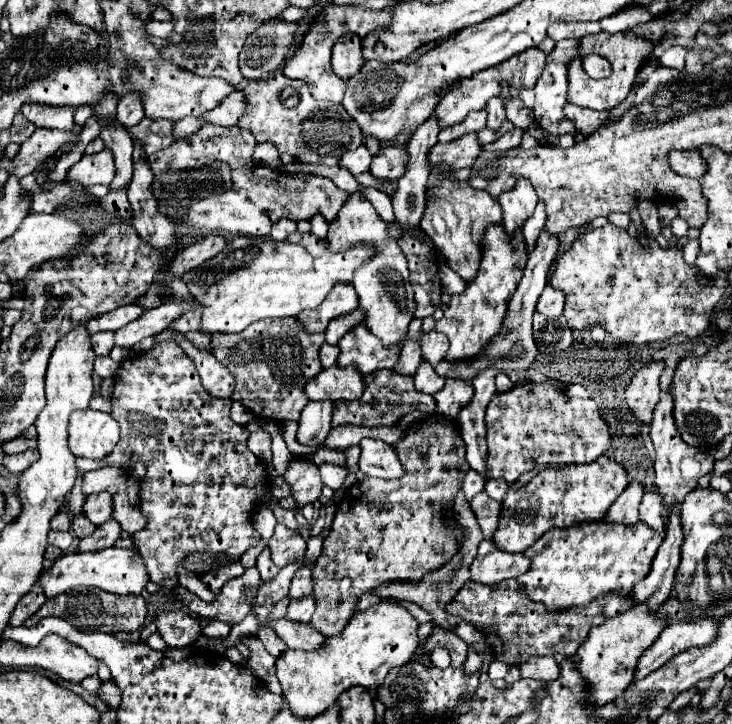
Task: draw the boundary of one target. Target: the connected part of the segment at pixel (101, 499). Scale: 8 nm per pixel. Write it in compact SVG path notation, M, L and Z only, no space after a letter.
M99 492L99 494L91 494L85 498L83 504L83 514L93 522L93 524L103 524L111 518L113 512L113 500L109 492Z

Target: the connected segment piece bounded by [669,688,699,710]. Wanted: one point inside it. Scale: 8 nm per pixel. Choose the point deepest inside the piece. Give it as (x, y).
(684, 698)

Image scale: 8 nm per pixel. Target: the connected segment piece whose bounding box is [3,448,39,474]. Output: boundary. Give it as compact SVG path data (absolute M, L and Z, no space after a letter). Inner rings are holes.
M29 448L29 450L25 450L25 452L21 452L21 454L13 454L13 456L5 456L5 460L3 460L3 464L11 470L11 472L15 472L15 474L21 474L21 472L25 472L35 460L39 458L39 450L37 448Z

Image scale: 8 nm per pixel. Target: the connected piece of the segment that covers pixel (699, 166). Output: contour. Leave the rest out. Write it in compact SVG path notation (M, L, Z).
M675 150L669 156L669 164L671 164L673 172L677 172L681 176L691 176L691 178L703 176L703 172L707 168L697 150L691 150L691 152L679 152L679 150Z

